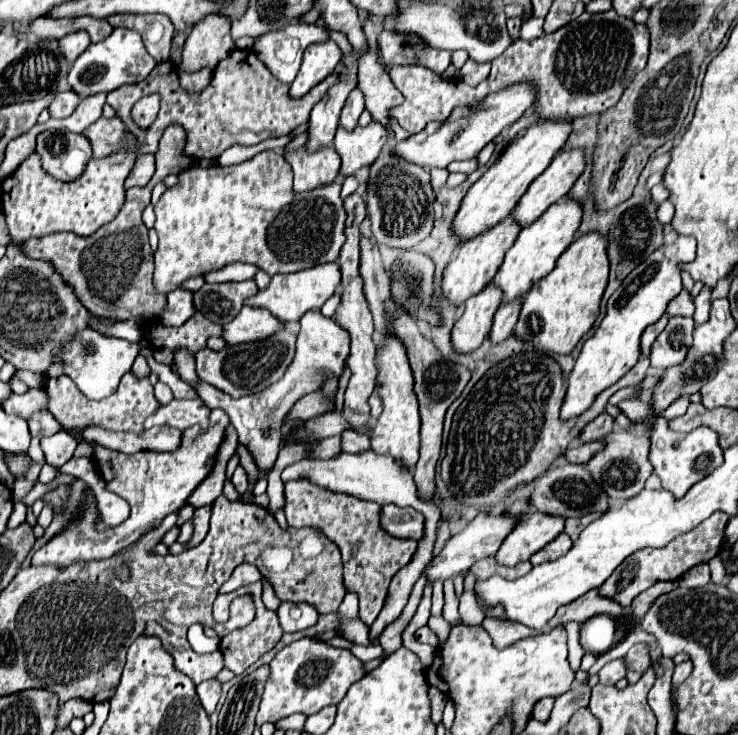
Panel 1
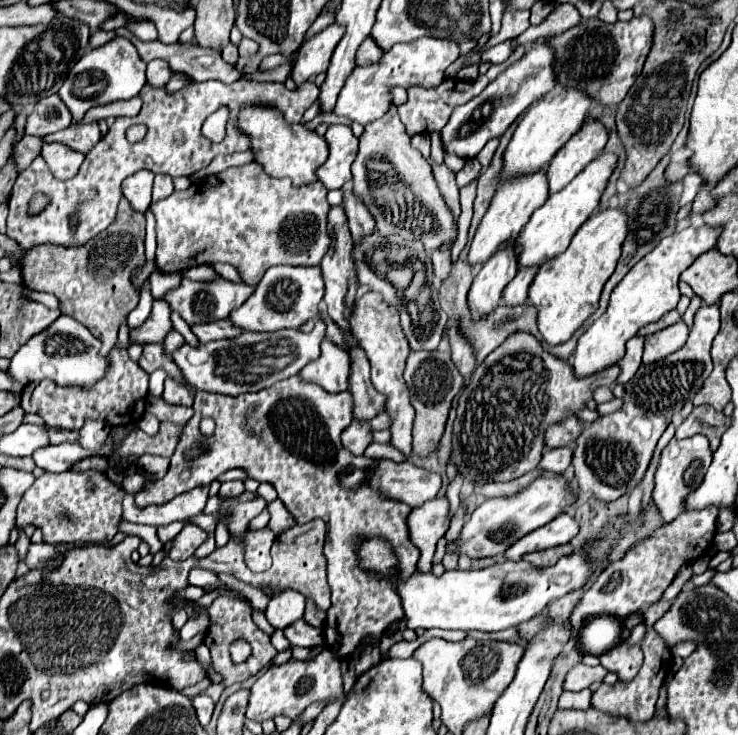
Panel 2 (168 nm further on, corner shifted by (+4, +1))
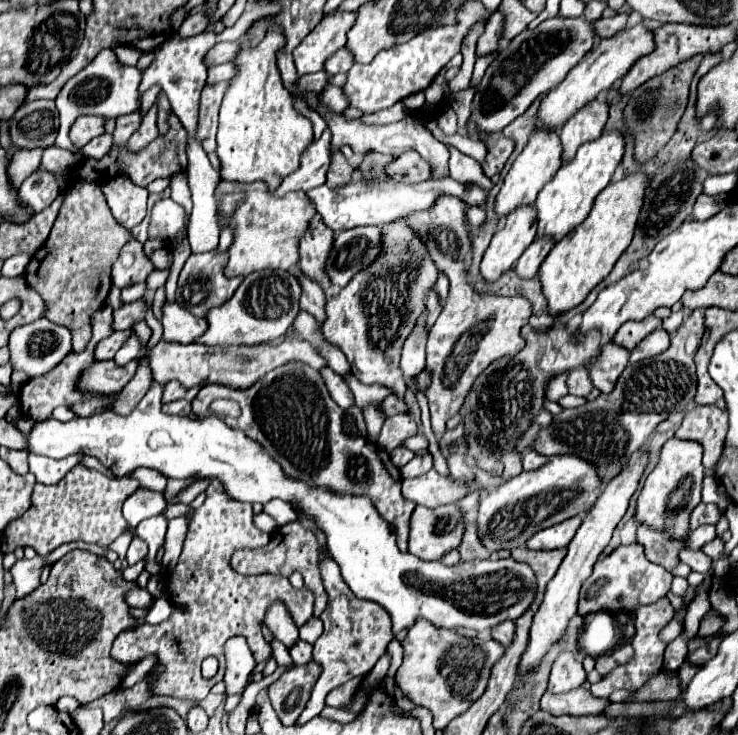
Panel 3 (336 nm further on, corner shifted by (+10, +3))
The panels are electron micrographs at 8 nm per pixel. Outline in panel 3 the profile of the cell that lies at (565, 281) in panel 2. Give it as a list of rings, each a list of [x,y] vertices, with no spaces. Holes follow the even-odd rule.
[[[630,174],[618,182],[612,182],[602,194],[598,194],[588,218],[580,226],[576,226],[574,232],[566,234],[562,242],[554,244],[538,270],[538,280],[548,302],[550,316],[564,314],[582,304],[590,290],[612,272],[616,260],[634,236],[634,226],[646,186],[646,174]]]

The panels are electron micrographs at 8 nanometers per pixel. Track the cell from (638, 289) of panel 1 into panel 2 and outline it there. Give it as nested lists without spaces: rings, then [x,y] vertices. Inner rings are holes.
[[[700,226],[686,228],[682,232],[674,232],[664,238],[648,256],[644,256],[612,290],[610,304],[606,312],[580,336],[574,356],[574,372],[576,376],[590,376],[616,364],[624,356],[624,344],[646,324],[660,320],[666,312],[674,310],[680,300],[678,276],[704,252],[716,248],[722,228]]]

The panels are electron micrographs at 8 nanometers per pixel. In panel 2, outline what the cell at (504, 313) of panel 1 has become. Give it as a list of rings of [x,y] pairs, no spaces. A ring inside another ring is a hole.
[[[520,268],[518,274],[514,276],[514,280],[504,288],[504,302],[510,306],[518,306],[524,304],[528,298],[528,288],[536,276],[538,268]]]

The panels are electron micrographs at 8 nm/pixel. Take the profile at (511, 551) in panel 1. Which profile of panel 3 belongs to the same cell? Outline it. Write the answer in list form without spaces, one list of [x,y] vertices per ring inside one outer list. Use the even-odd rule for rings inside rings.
[[[574,516],[574,518],[568,518],[556,526],[550,526],[546,530],[540,530],[538,534],[534,534],[534,538],[530,538],[526,542],[528,548],[534,548],[534,550],[554,550],[554,548],[564,548],[570,544],[570,540],[574,538],[578,526],[580,526],[580,518]]]

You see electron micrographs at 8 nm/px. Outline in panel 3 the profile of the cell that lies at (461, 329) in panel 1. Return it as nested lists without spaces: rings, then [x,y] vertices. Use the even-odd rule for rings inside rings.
[[[524,206],[522,210],[514,210],[514,214],[508,214],[504,226],[492,236],[492,242],[480,262],[482,278],[486,282],[498,280],[506,270],[514,266],[514,262],[532,242],[534,210],[530,210],[530,206]]]

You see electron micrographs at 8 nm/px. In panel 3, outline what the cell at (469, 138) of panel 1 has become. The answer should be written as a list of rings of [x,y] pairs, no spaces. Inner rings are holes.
[[[556,16],[544,20],[534,30],[520,32],[508,48],[504,48],[488,66],[482,82],[476,88],[472,114],[468,124],[474,124],[478,132],[500,132],[514,118],[518,118],[540,94],[556,88],[572,66],[592,48],[594,30],[586,18]]]

